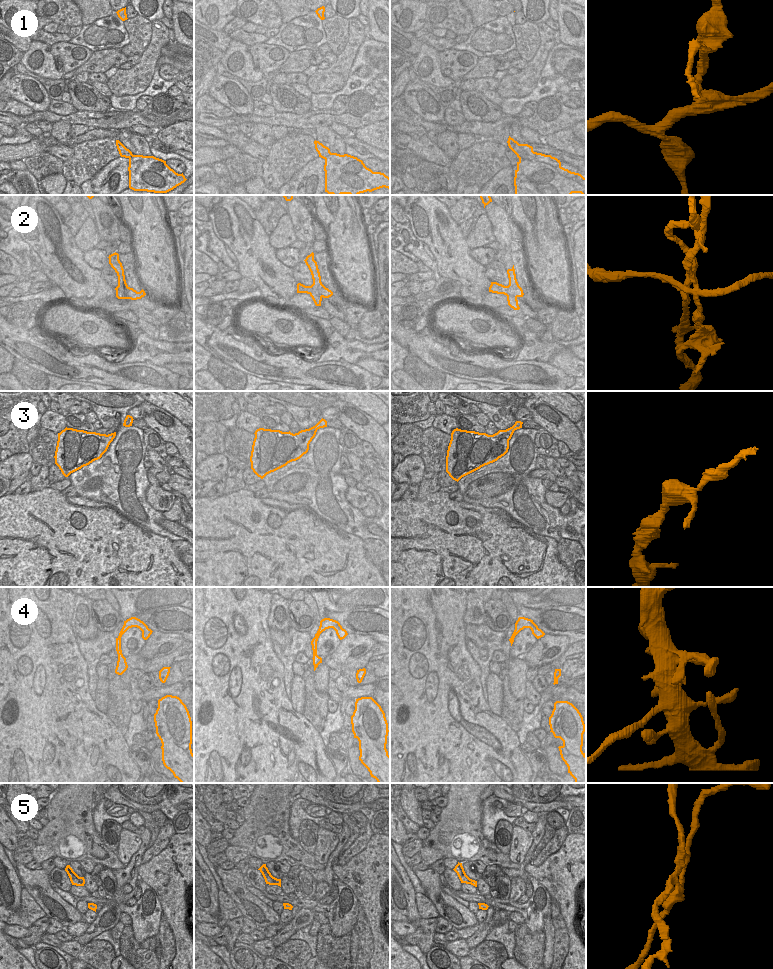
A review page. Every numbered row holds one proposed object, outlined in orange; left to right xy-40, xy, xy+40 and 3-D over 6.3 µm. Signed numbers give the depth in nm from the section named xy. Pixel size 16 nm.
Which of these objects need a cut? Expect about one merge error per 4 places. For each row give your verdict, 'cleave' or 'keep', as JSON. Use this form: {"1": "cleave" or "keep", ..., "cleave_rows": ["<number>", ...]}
{"1": "cleave", "2": "cleave", "3": "keep", "4": "keep", "5": "cleave", "cleave_rows": ["1", "2", "5"]}

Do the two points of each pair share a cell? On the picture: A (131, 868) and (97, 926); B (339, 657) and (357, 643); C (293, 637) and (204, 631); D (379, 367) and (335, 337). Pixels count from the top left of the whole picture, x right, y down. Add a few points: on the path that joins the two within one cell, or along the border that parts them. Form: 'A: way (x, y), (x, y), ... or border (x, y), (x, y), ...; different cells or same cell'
A: way (121, 882), (119, 897), (108, 912); same cell
B: way (344, 652), (348, 648), (348, 644), (352, 643); same cell
C: border (269, 629), (272, 649), (278, 657); different cells
D: border (379, 360), (361, 357), (355, 363); different cells

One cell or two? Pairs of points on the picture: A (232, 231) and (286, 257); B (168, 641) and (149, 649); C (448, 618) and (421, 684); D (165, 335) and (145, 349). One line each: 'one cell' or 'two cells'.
A: two cells
B: one cell
C: one cell
D: two cells

